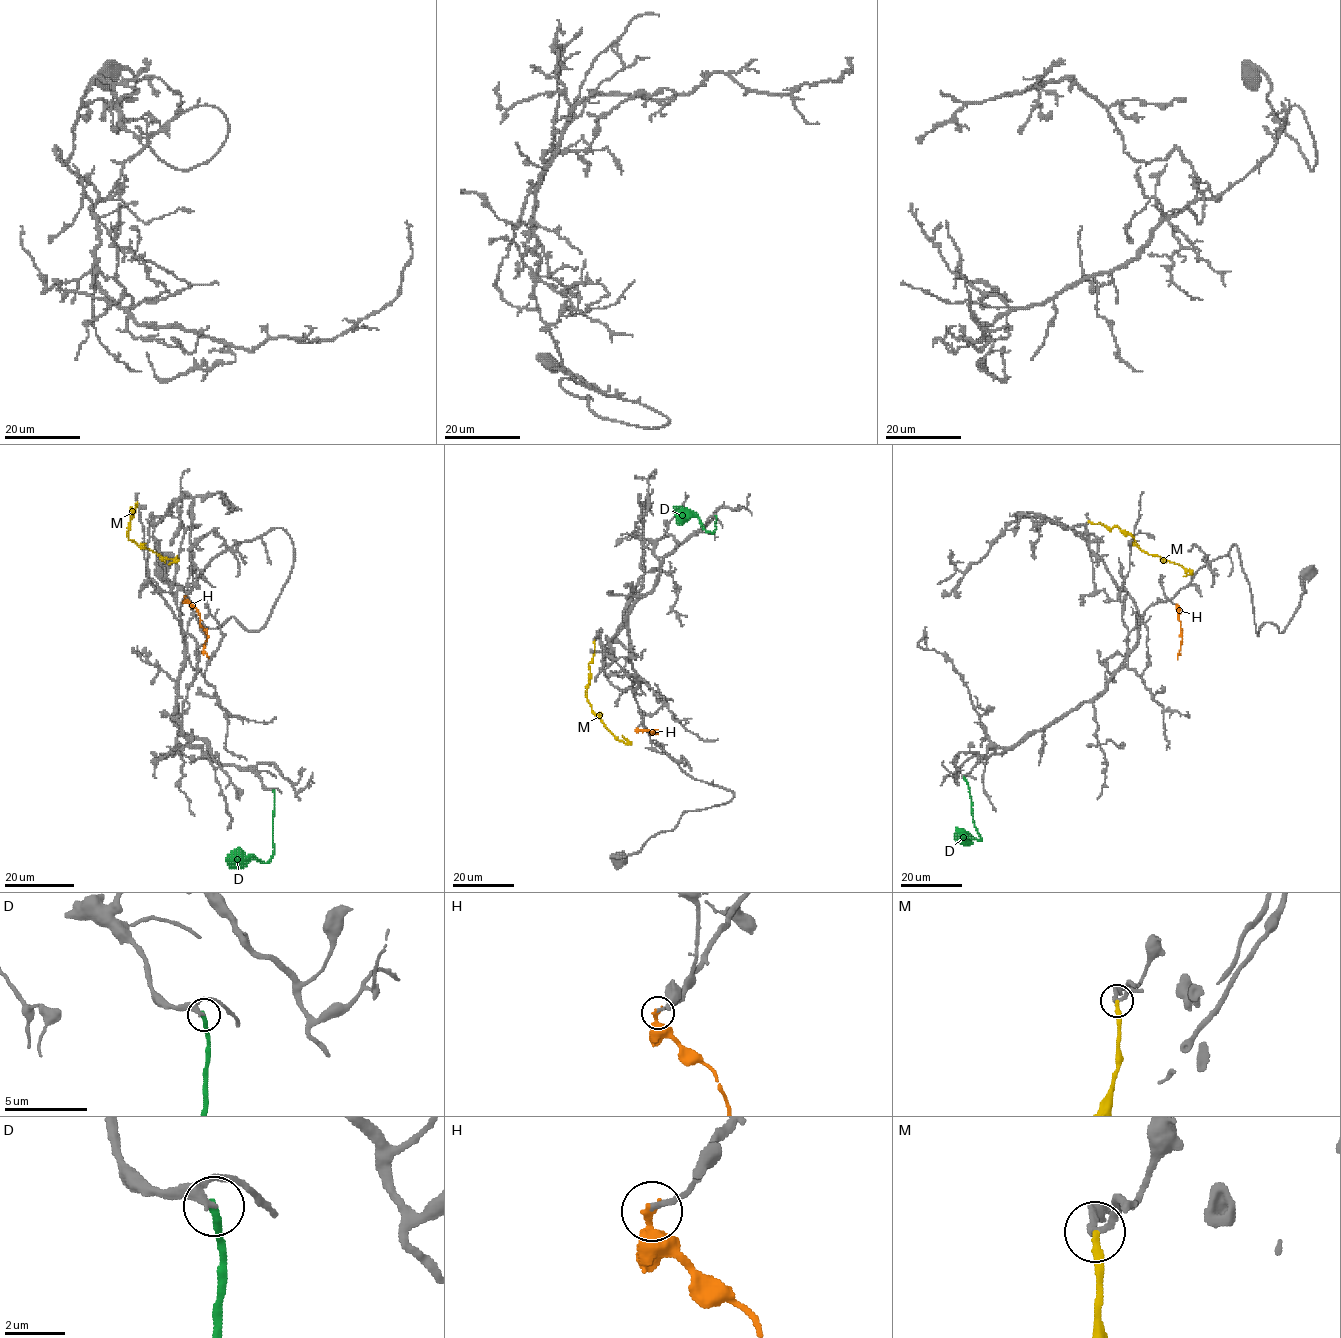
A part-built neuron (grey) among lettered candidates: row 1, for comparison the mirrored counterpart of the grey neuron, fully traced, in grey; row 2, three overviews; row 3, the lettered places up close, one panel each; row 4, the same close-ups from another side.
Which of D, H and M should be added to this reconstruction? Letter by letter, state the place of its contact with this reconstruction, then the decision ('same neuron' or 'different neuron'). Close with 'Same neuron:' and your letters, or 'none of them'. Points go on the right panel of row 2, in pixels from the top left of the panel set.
D: meets grey at (963, 777); different neuron
H: meets grey at (1176, 604); same neuron
M: meets grey at (1088, 522); different neuron
Same neuron: H

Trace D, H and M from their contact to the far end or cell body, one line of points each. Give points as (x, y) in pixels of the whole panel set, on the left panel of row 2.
D: (274, 791), (274, 854), (267, 862), (253, 857), (237, 859)
H: (184, 596), (196, 609), (200, 625), (207, 635), (203, 650), (208, 657)
M: (137, 503), (131, 511), (130, 508), (127, 536), (137, 545), (173, 559), (169, 565)

